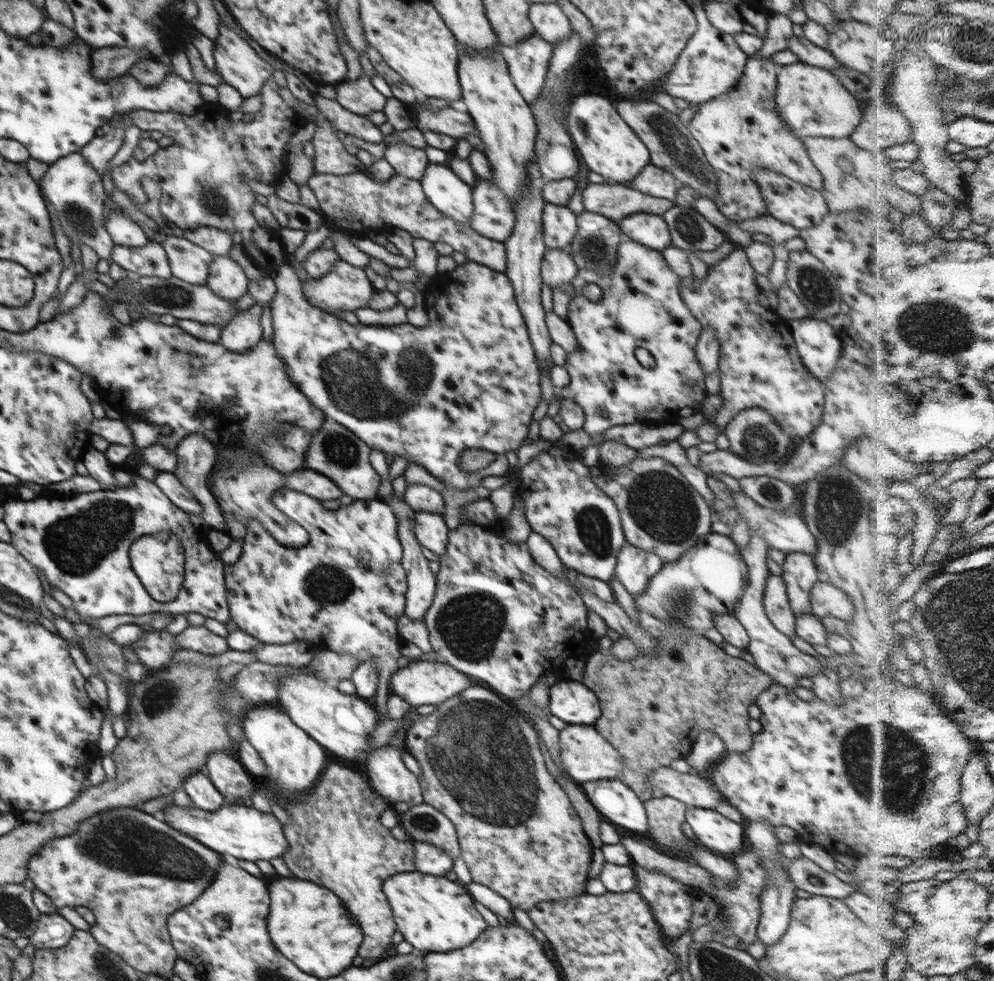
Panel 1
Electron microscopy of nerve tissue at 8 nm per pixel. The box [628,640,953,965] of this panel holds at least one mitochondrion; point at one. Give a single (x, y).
(885, 763)

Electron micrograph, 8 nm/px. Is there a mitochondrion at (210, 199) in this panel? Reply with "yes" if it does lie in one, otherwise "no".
yes

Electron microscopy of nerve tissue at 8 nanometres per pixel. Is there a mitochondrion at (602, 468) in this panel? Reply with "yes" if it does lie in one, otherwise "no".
no

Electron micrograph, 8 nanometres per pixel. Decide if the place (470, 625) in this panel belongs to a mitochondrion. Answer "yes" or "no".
yes

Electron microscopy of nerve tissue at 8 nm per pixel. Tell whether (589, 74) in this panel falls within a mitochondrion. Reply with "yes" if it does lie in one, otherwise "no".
no

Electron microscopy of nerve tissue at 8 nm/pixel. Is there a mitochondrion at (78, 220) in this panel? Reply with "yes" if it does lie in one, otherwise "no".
yes

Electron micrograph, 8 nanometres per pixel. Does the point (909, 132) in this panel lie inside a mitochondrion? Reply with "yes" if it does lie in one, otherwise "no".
no

